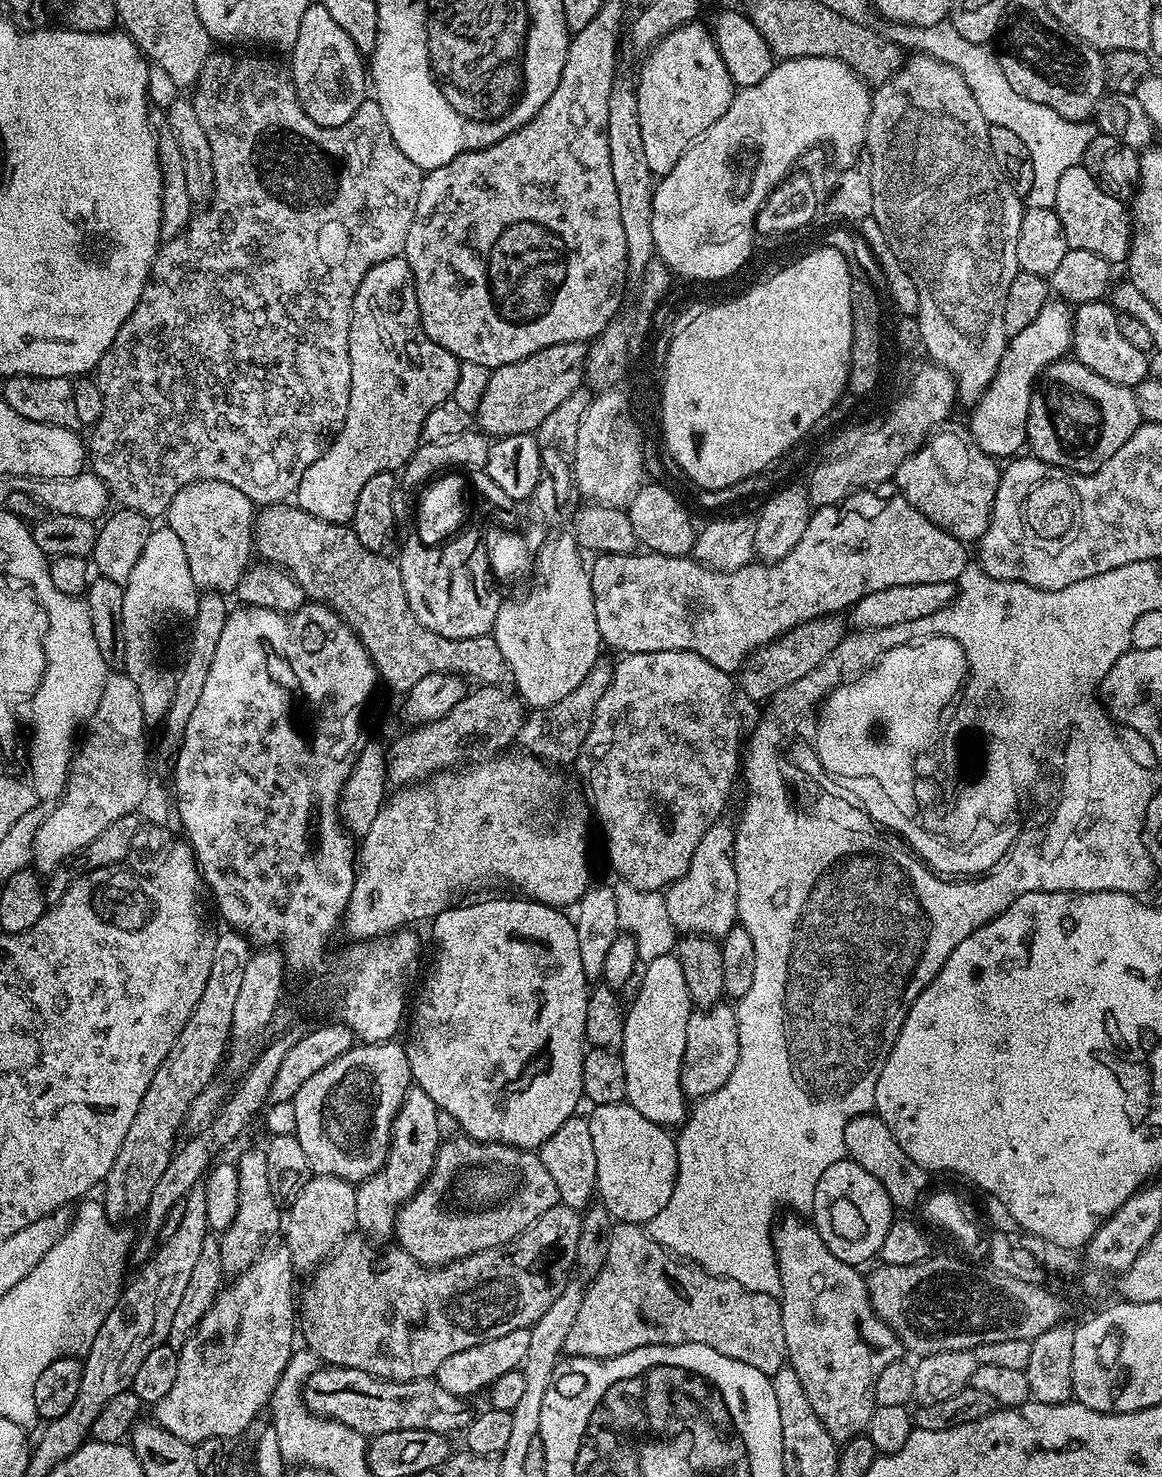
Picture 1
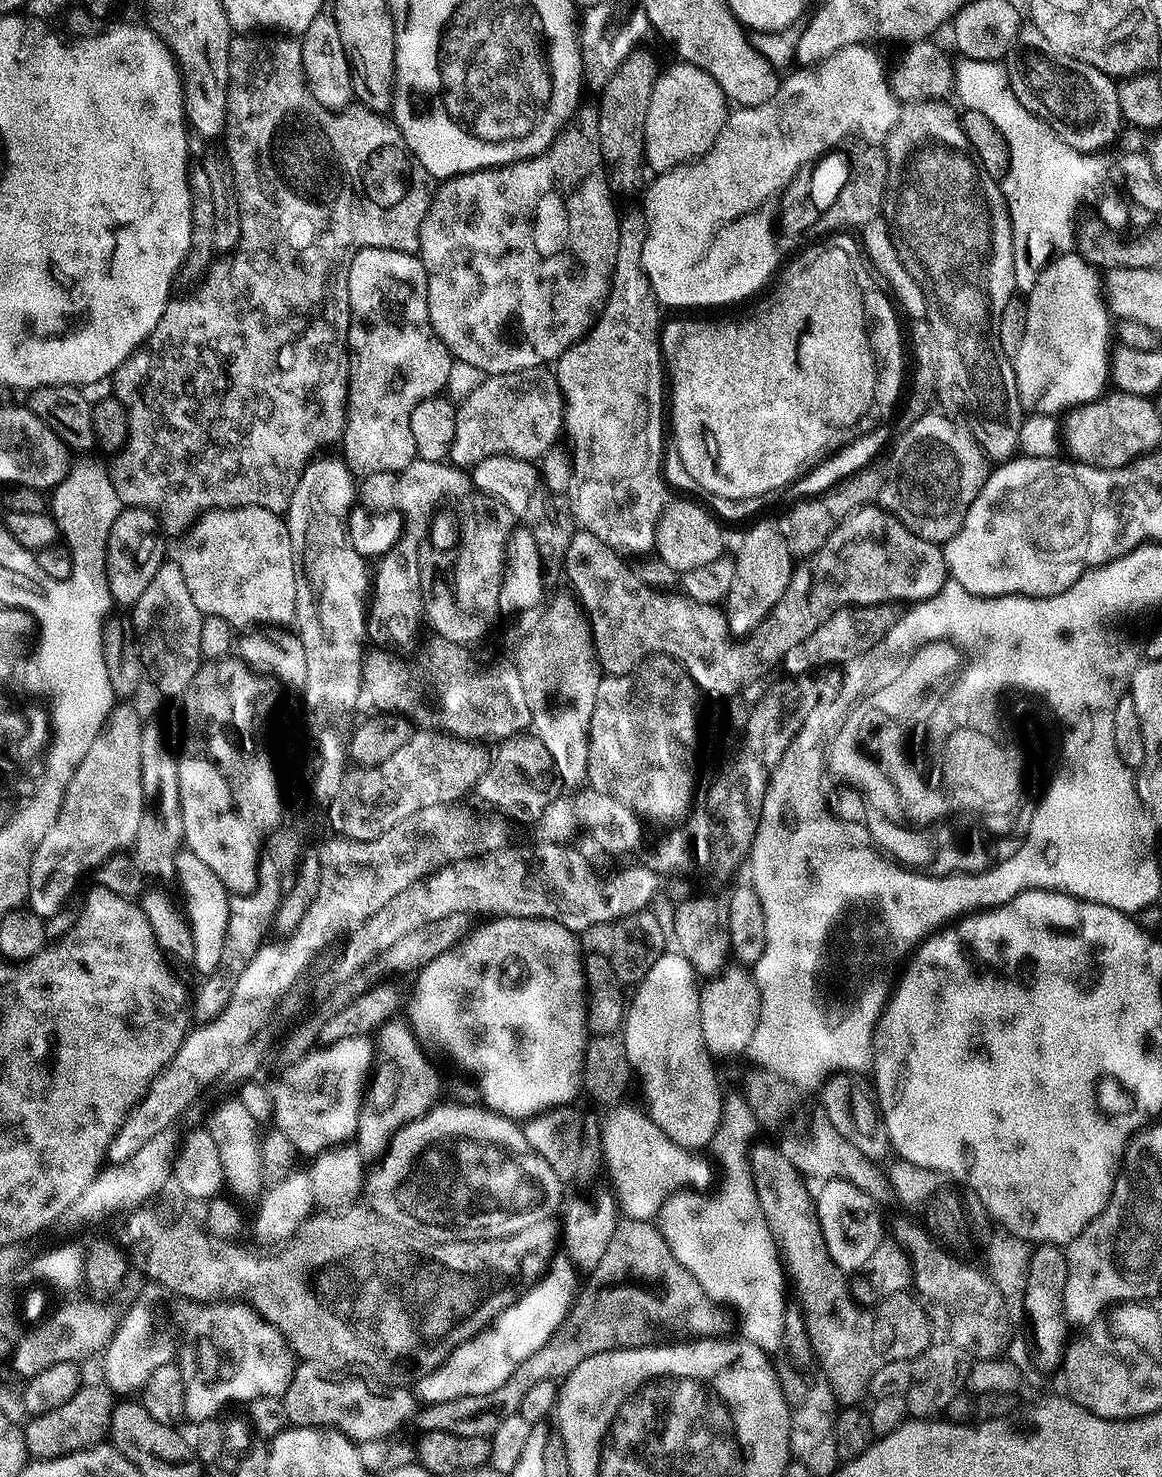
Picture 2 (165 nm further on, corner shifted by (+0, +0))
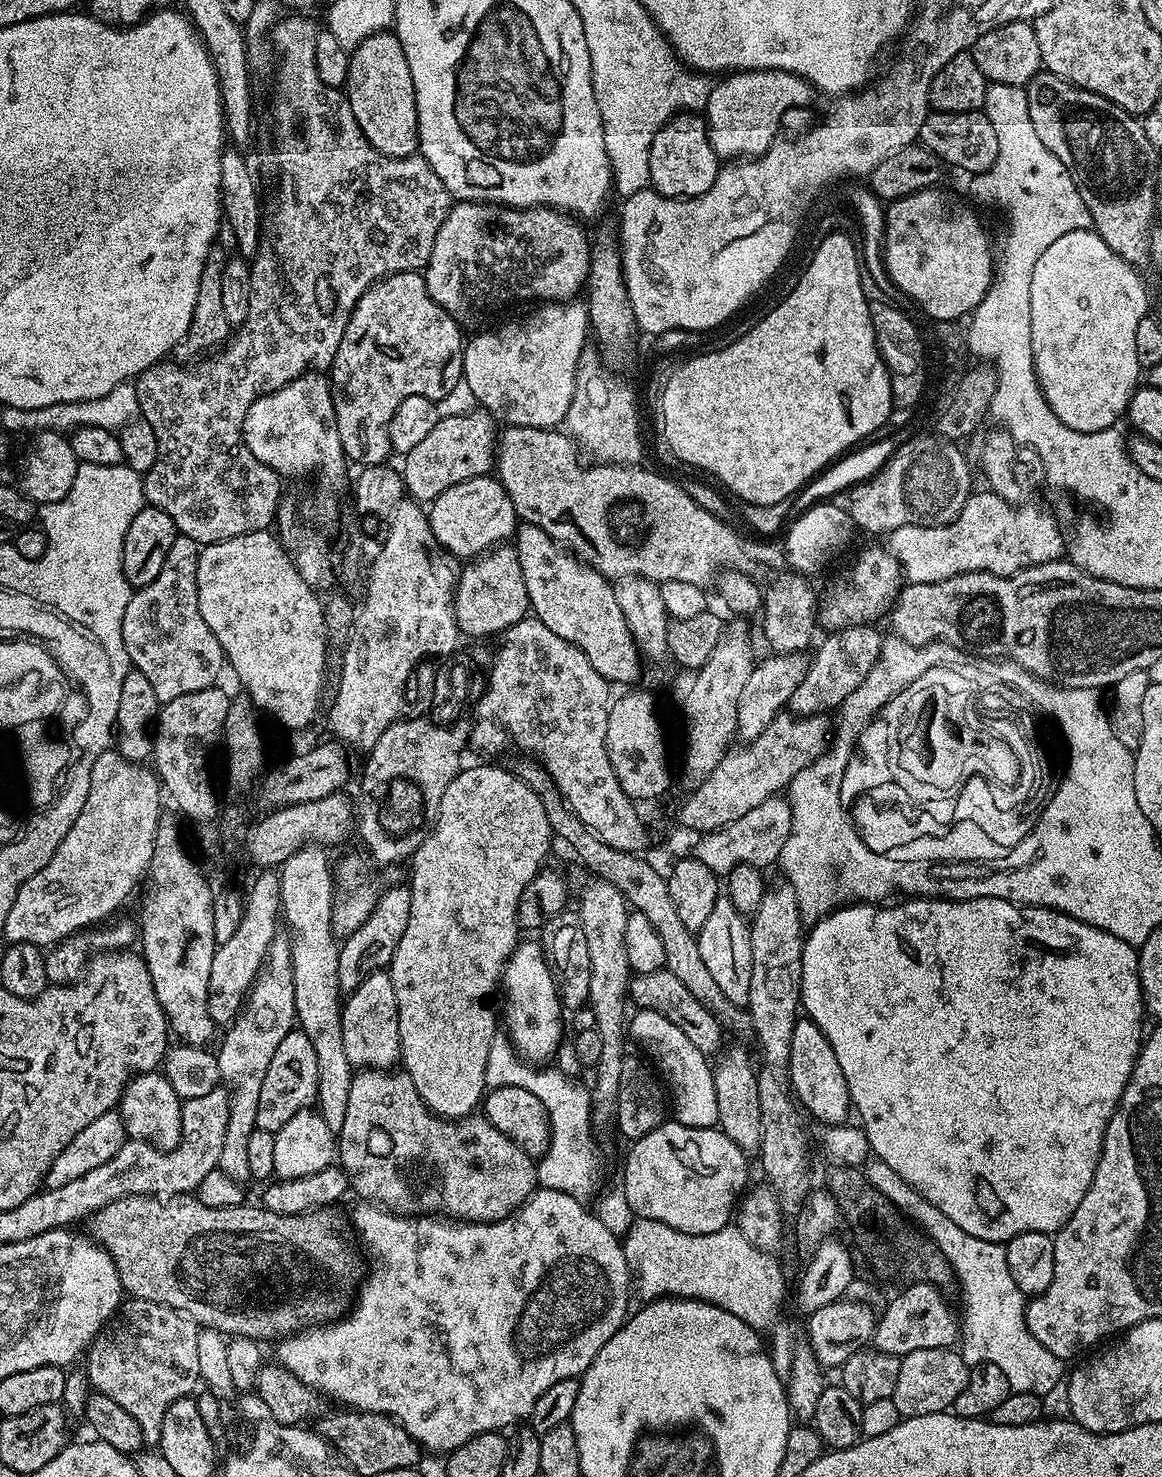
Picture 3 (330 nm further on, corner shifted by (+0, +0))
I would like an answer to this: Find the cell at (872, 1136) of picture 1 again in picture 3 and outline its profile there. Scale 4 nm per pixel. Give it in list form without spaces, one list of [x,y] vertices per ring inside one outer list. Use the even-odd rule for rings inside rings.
[[[797,1019],[790,1038],[788,1077],[792,1083],[795,1099],[802,1105],[807,1115],[809,1112],[810,1115],[825,1120],[823,1123],[828,1126],[840,1126],[847,1121],[844,1119],[847,1118],[848,1112],[850,1116],[852,1099],[848,1093],[846,1078],[842,1074],[842,1066],[838,1066],[838,1058],[834,1058],[834,1050],[826,1034],[818,1030],[813,1020]]]

